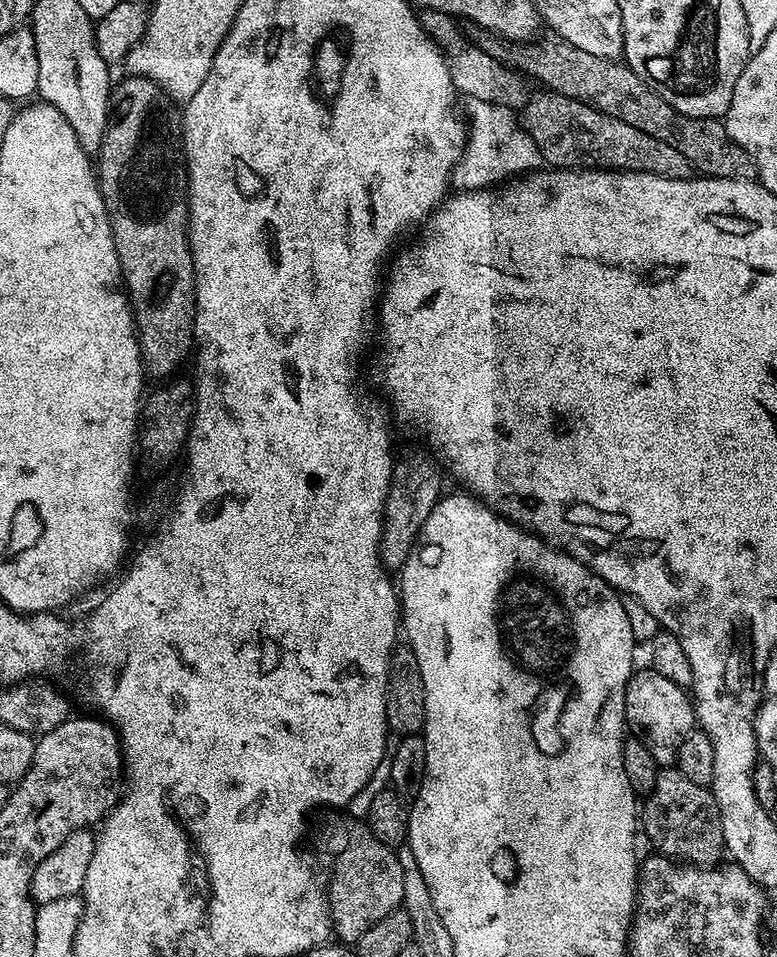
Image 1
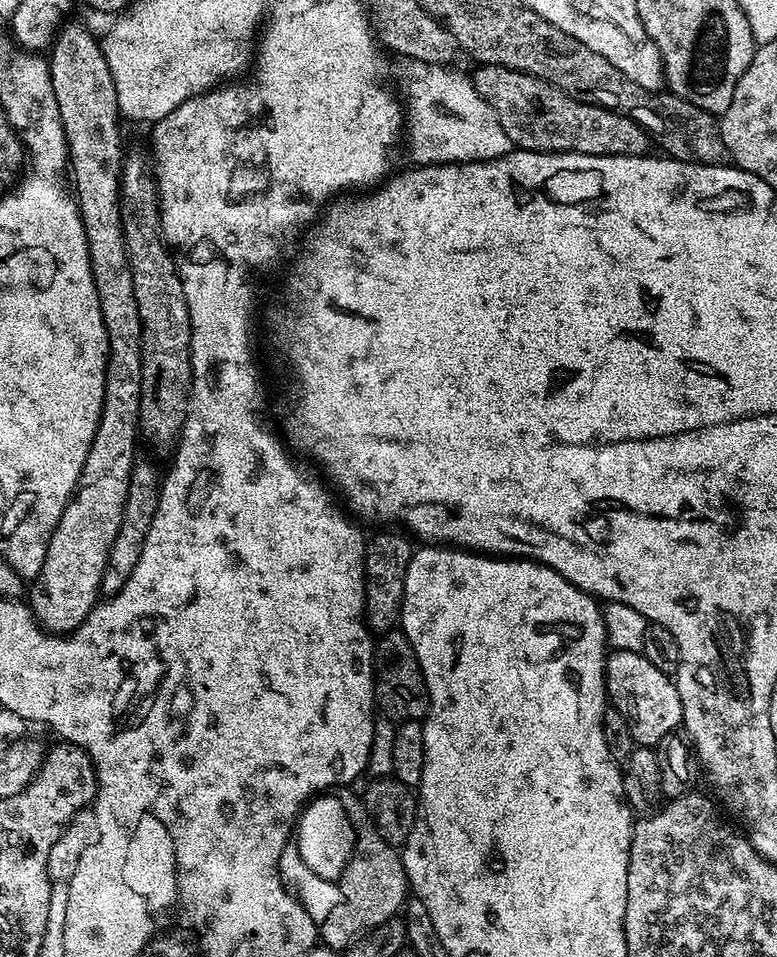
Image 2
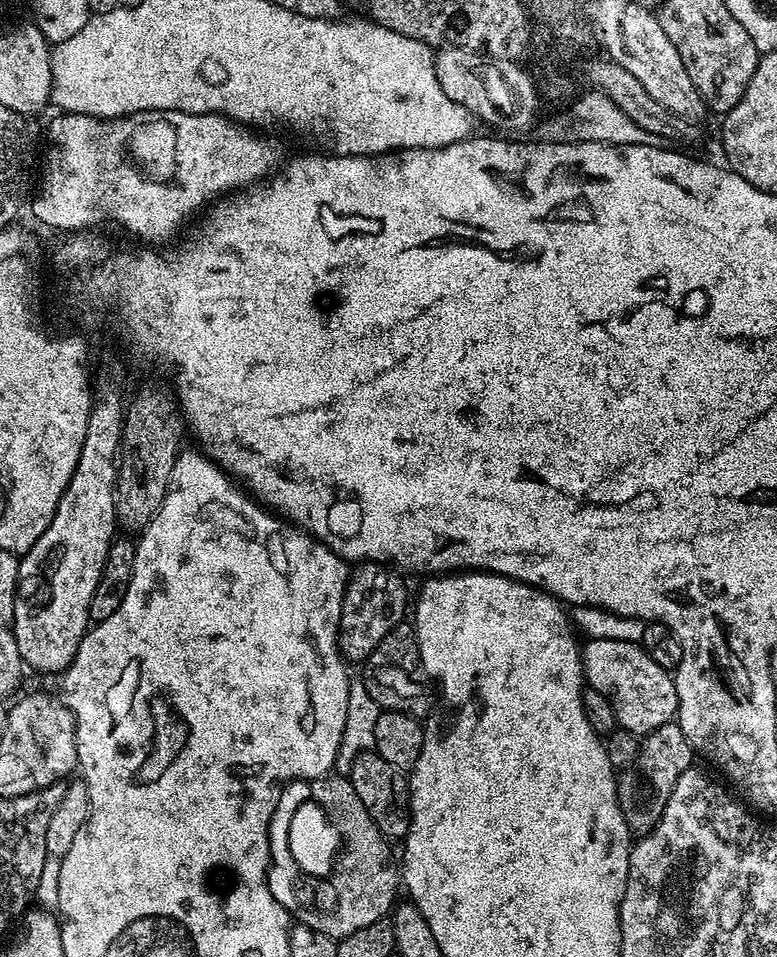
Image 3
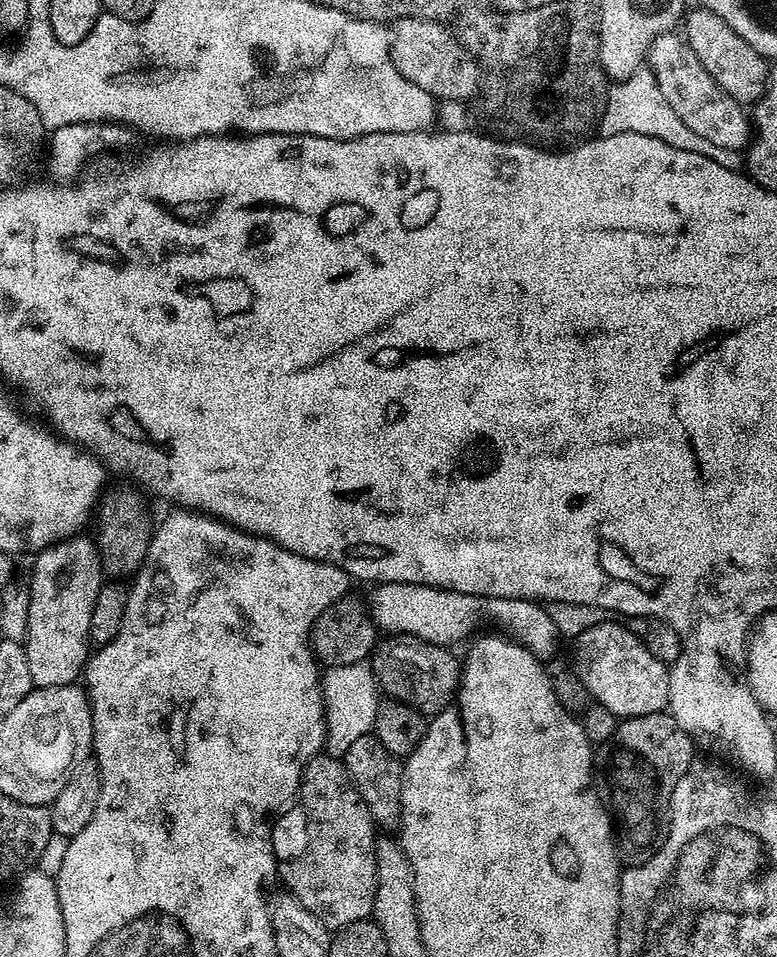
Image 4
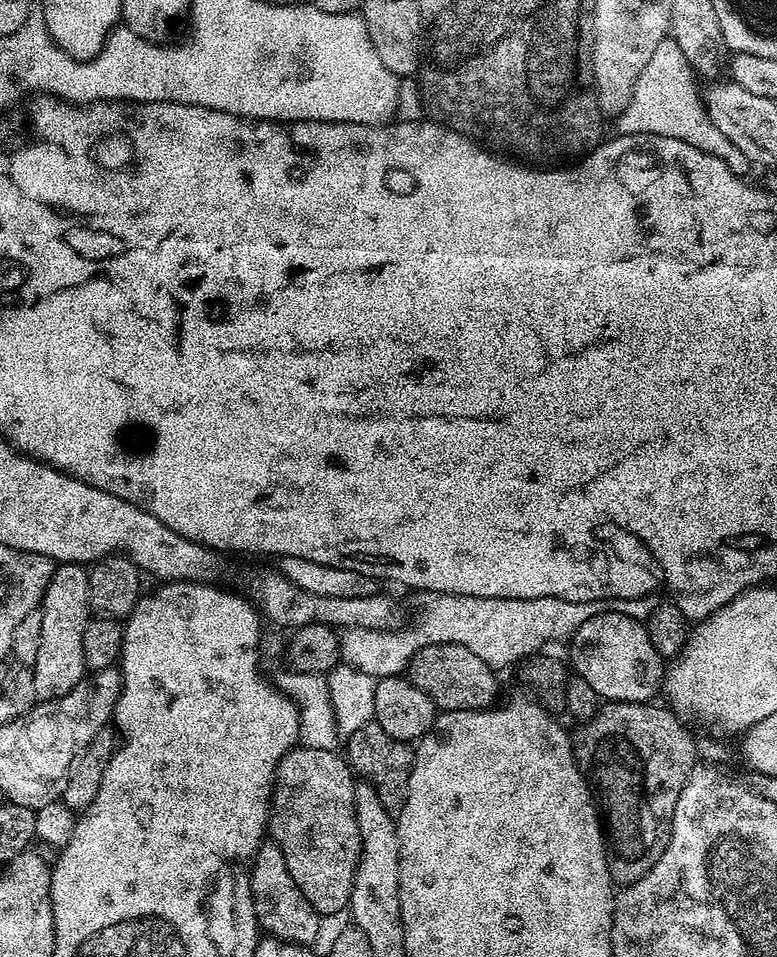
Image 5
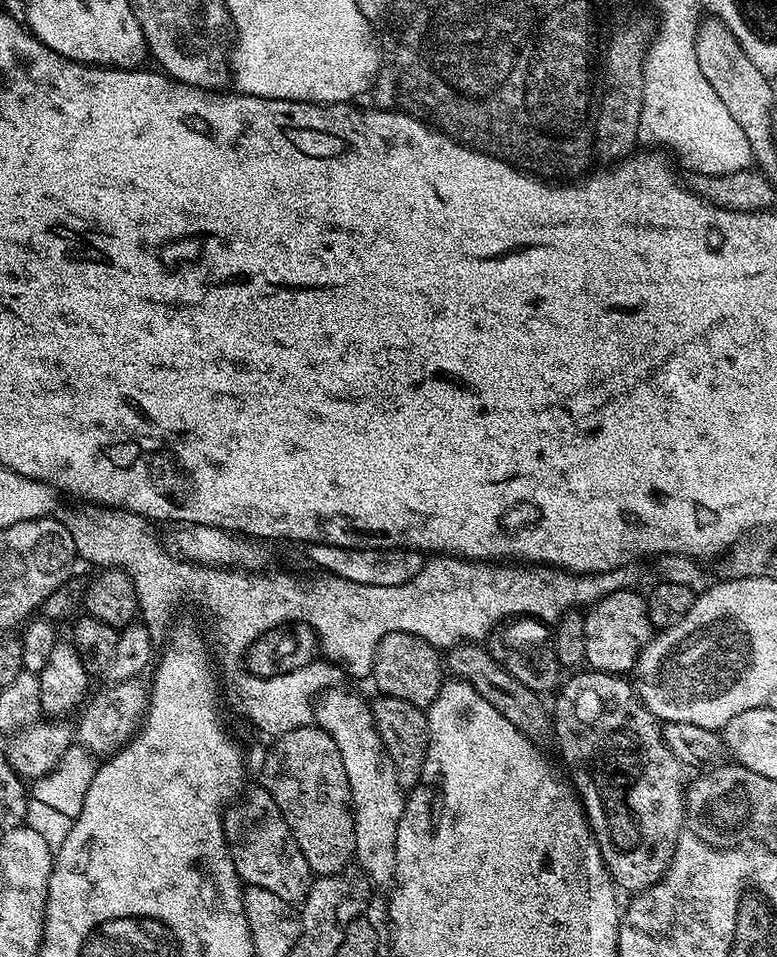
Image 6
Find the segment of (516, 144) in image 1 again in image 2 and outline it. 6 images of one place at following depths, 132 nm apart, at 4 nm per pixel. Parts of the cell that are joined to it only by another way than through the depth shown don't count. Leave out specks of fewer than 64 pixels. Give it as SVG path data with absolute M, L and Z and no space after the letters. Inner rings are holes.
M413 60L407 65L408 77L404 80L406 100L406 140L408 148L416 155L415 163L425 164L469 164L479 160L497 160L513 151L512 139L506 134L498 114L488 104L486 98L476 89L467 75L455 72L455 67L443 64L423 64Z

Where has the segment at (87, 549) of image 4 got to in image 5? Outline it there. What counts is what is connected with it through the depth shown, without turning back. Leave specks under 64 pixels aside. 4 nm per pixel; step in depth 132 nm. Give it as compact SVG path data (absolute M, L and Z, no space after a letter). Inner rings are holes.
M60 564L53 571L42 611L39 613L39 642L37 660L31 666L34 690L41 701L57 700L70 694L74 686L84 679L84 655L82 654L82 634L90 619L89 569L82 564Z

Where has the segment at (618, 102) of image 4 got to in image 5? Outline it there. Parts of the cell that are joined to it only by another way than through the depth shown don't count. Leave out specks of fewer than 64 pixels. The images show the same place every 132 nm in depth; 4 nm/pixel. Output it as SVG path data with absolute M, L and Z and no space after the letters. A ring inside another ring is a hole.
M662 46L654 50L650 62L638 74L638 82L634 86L634 94L630 98L630 106L622 115L615 117L616 132L622 136L645 136L654 134L662 138L678 138L678 142L686 142L706 154L718 157L730 170L737 174L744 174L750 168L748 160L726 138L718 128L710 122L704 110L701 91L695 88L691 69L684 61L682 50L674 46Z

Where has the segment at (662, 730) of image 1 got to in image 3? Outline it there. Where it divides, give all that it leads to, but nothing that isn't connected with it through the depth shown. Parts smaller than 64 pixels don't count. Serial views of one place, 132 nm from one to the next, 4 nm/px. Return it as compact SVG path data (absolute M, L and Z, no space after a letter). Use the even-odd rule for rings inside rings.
M614 638L588 640L583 645L584 679L587 687L608 699L621 729L633 734L647 734L669 723L676 716L678 694L673 673L658 666L640 644Z

